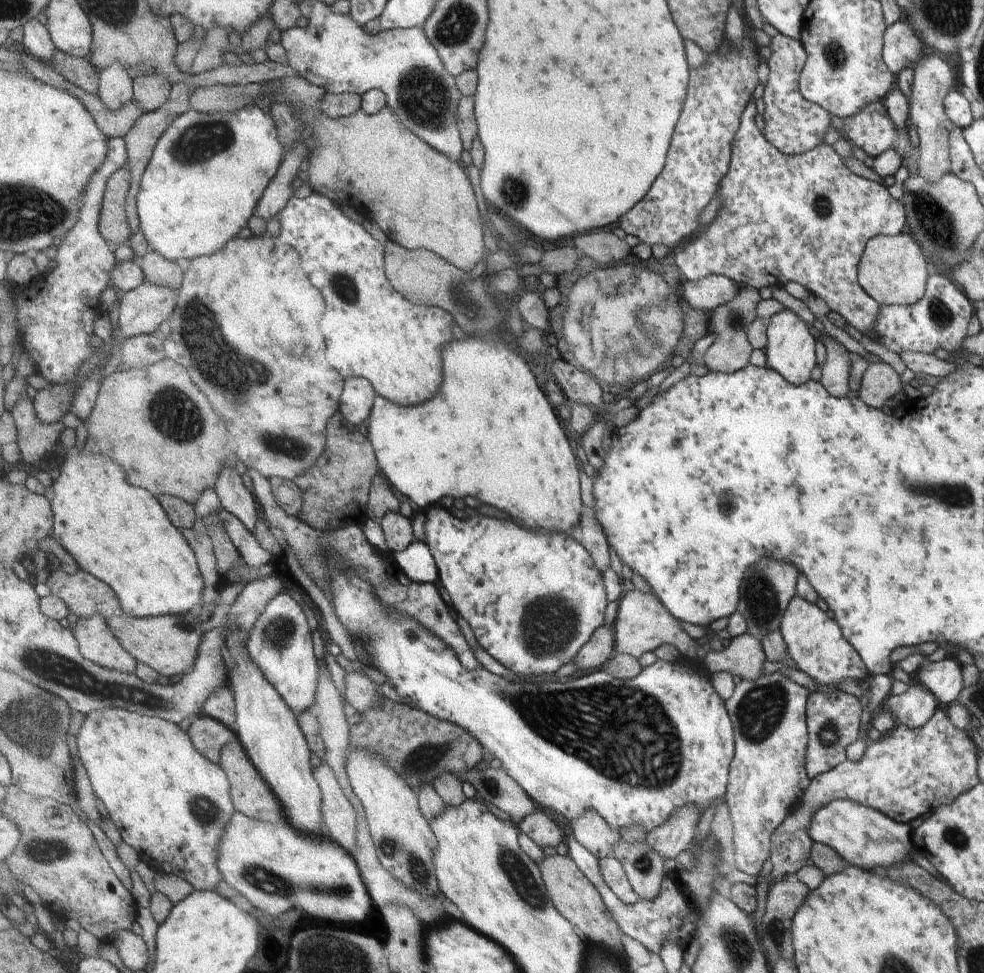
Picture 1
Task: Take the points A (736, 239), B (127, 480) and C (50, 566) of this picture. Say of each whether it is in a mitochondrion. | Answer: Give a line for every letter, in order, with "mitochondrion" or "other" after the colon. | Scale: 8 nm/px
A: other
B: other
C: other

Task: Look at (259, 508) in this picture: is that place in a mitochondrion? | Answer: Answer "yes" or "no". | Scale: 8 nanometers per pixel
no

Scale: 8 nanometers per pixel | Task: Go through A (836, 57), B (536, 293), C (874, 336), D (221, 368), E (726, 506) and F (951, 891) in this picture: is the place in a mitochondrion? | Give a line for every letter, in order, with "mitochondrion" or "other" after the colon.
A: mitochondrion
B: other
C: other
D: mitochondrion
E: other
F: other

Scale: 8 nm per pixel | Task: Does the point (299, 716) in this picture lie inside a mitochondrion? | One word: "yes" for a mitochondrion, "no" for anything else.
no

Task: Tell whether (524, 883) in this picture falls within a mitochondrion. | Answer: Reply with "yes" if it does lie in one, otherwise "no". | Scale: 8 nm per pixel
yes

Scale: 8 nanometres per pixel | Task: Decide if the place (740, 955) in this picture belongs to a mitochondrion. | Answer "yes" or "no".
yes

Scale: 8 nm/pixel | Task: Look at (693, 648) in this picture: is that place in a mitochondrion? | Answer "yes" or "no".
no

